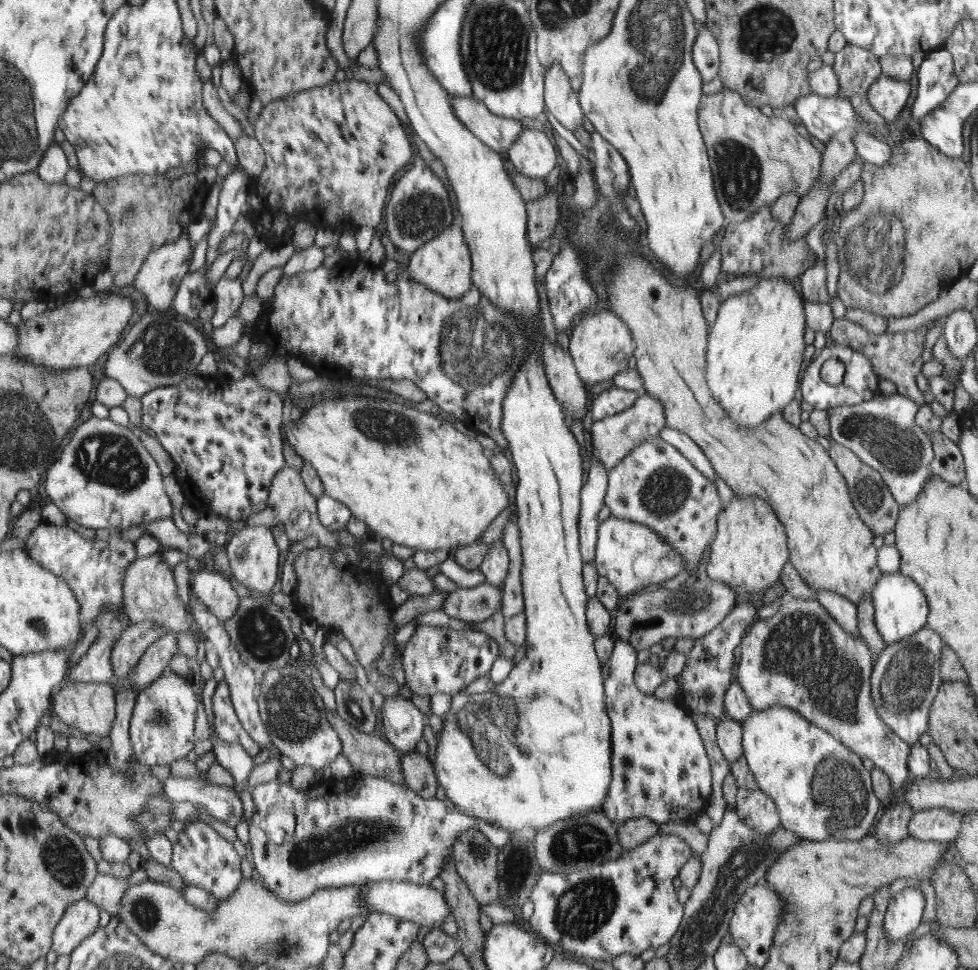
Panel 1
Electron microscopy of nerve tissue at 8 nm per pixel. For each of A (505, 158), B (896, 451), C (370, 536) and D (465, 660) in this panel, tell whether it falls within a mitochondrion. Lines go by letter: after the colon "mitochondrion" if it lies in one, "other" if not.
A: other
B: mitochondrion
C: other
D: other

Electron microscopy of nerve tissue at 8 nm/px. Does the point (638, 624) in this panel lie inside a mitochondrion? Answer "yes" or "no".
yes

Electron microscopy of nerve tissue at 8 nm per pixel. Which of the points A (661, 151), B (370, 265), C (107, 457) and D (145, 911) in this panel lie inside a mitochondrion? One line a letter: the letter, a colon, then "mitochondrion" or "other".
A: other
B: other
C: mitochondrion
D: mitochondrion

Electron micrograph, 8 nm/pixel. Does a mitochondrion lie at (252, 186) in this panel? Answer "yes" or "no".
no

